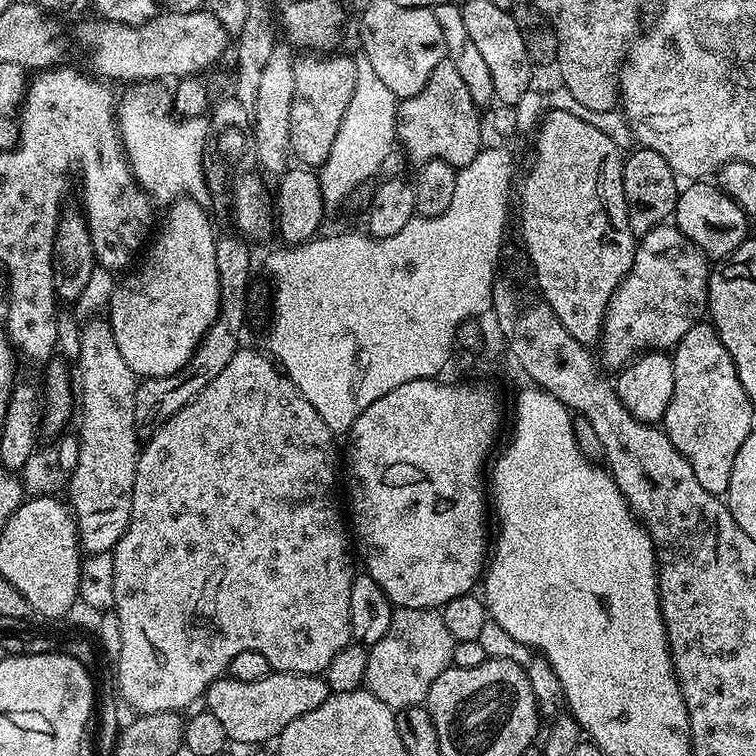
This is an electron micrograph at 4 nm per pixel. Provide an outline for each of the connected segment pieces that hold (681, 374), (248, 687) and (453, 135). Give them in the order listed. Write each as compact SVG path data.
M711 323L695 324L676 344L671 353L674 366L674 394L662 418L664 433L694 470L702 490L723 497L728 490L734 454L754 430L754 406L738 382L734 362L722 346L722 338Z
M273 670L266 678L258 682L238 682L231 678L214 681L202 700L206 710L218 718L226 729L229 741L235 744L264 744L267 740L275 741L294 718L318 710L322 702L330 695L328 684L323 675L307 676L301 672L277 672Z
M448 59L434 66L434 74L430 74L430 82L422 86L418 94L399 101L396 110L396 139L399 147L413 160L416 166L441 159L459 170L470 166L479 154L481 109L470 98L470 90L466 81L458 75L454 62Z

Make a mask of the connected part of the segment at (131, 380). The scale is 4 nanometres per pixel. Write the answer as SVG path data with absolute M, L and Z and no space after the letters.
M92 318L81 327L81 354L78 359L80 366L80 376L78 372L78 420L80 416L80 432L78 431L78 464L74 467L71 480L66 487L66 500L70 505L70 511L76 518L76 532L80 536L80 547L85 553L91 554L95 552L111 552L115 548L116 543L122 538L122 534L126 530L126 526L130 522L130 514L132 513L132 503L134 502L134 474L136 473L136 460L140 456L142 447L141 441L136 441L138 437L138 429L134 422L134 394L138 378L134 374L134 370L130 370L130 366L126 366L126 358L122 358L122 353L118 351L118 341L114 339L114 330L111 323L104 318Z

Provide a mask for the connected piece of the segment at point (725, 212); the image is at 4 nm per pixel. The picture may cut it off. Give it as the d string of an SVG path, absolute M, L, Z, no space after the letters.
M692 182L679 189L674 213L674 227L700 249L705 257L719 262L729 256L750 235L748 216L728 195L712 182Z

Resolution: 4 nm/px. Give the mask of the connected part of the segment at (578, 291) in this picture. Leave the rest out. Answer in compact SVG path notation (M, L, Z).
M554 110L543 117L535 136L536 157L528 173L518 180L520 240L536 275L535 287L550 310L558 314L558 322L566 326L570 338L578 338L578 342L592 346L604 331L608 303L630 270L638 243L630 230L626 194L622 190L624 156L622 149L609 136L602 134L598 126L574 118L574 114L566 114L566 110Z

